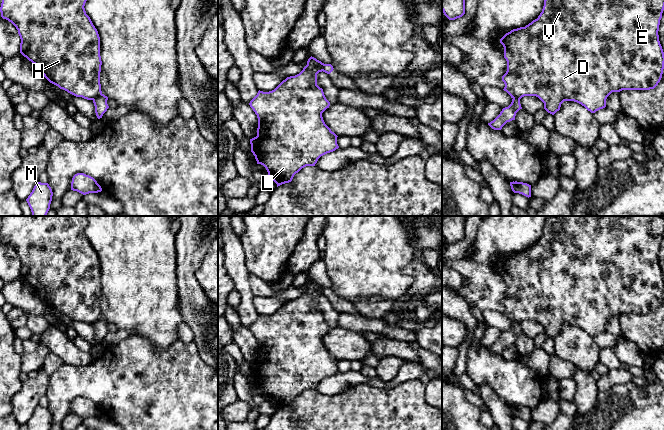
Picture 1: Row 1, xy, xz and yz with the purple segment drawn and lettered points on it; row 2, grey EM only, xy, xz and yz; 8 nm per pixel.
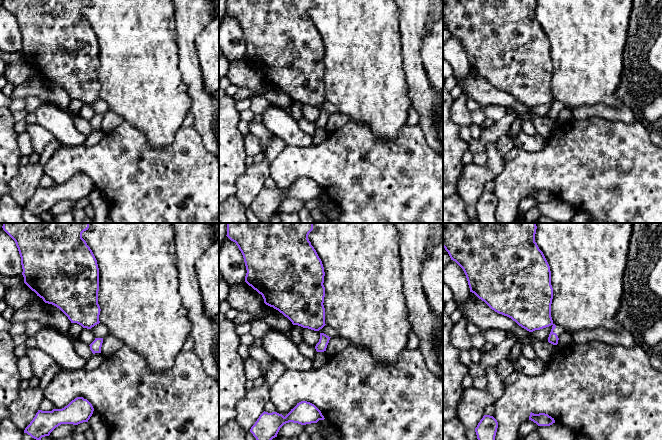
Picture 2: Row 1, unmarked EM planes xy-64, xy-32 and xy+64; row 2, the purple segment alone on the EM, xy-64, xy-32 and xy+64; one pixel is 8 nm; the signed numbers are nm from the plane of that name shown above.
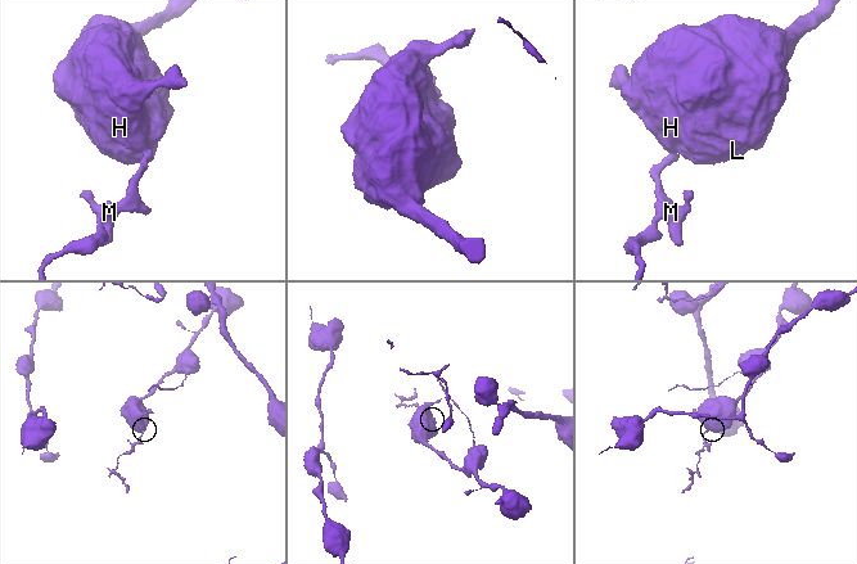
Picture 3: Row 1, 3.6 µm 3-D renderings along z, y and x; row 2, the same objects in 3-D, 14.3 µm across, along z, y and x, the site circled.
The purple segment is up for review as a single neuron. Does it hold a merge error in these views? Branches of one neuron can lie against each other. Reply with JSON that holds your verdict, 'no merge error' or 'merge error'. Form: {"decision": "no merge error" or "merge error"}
{"decision": "merge error"}

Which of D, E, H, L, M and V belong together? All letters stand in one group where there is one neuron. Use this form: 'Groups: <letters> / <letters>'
Groups: D E H L V / M

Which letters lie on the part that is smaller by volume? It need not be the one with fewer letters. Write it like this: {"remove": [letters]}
{"remove": ["M"]}

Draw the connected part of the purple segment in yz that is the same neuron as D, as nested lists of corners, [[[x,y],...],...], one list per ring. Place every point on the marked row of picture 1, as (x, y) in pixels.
[[[544,0],[537,19],[500,39],[507,61],[503,90],[511,98],[536,96],[544,103],[544,109],[554,115],[564,101],[577,102],[595,113],[606,107],[606,99],[612,92],[654,89],[664,69],[664,52],[658,35],[663,10],[664,0]]]

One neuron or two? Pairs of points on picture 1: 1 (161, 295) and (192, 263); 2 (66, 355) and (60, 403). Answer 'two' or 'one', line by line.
1: two
2: two

